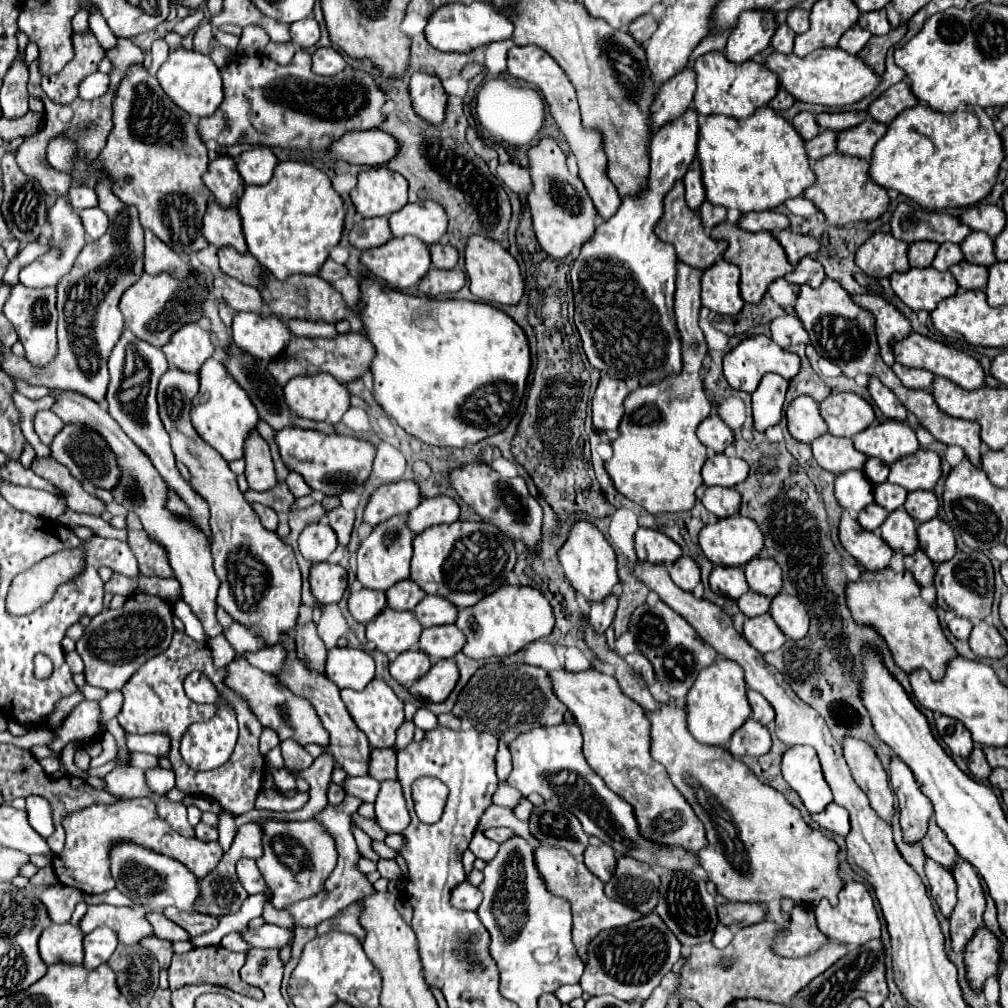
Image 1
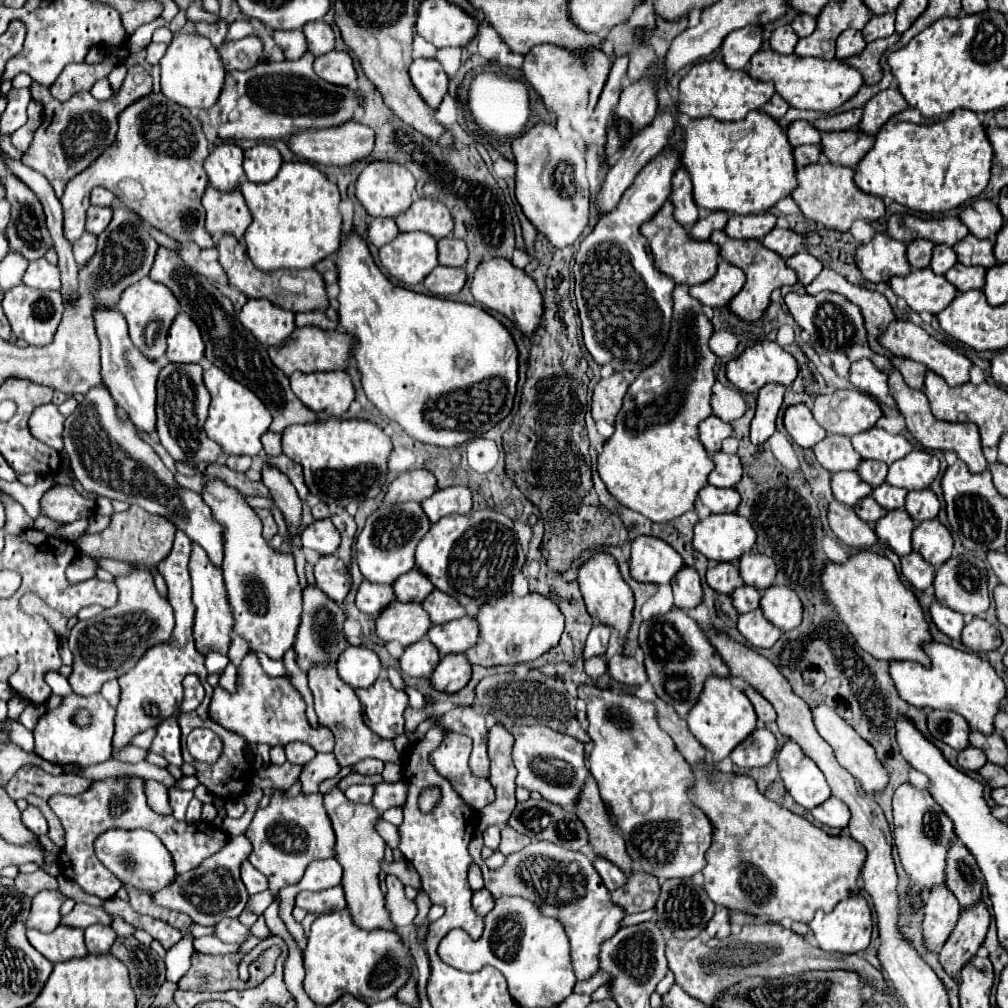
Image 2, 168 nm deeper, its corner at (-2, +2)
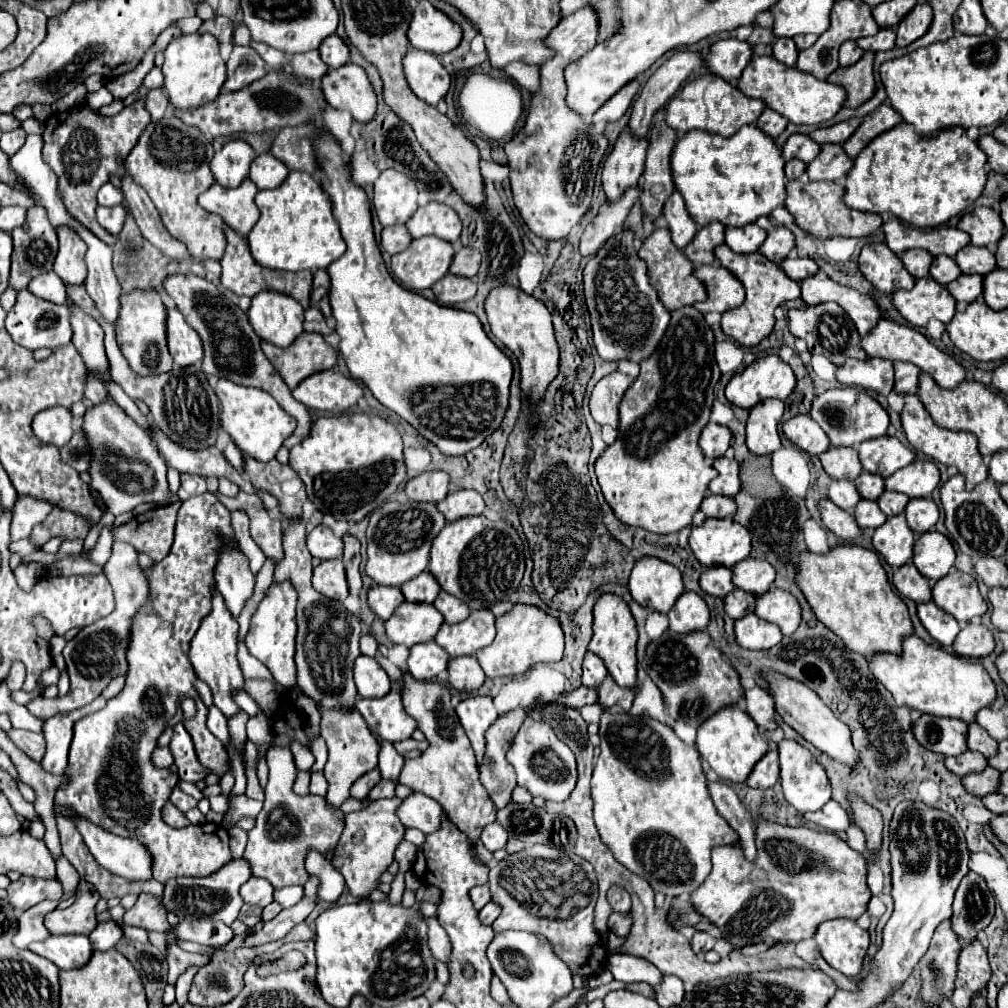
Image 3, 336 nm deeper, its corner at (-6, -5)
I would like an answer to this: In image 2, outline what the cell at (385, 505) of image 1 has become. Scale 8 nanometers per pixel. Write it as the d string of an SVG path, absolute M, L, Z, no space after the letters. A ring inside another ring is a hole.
M419 468L419 470L411 470L411 472L399 474L399 476L389 484L385 502L387 502L387 504L409 502L409 500L423 502L423 500L429 498L435 490L437 490L437 480L435 480L435 476L433 476L429 470Z

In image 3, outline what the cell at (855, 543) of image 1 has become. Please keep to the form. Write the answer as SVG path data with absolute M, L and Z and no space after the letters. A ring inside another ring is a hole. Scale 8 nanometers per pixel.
M829 499L819 503L819 511L823 517L823 525L835 533L841 541L853 541L857 537L861 537L861 527L857 525L855 517L839 507L835 507Z

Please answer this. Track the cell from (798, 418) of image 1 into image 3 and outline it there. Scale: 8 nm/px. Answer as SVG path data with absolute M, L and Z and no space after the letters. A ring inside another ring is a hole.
M795 415L783 423L783 435L803 451L811 455L819 455L829 447L827 435L809 415Z

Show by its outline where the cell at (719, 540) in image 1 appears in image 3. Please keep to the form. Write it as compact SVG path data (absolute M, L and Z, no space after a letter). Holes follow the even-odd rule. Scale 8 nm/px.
M705 519L701 527L693 527L689 545L699 563L733 567L749 555L751 535L733 519Z

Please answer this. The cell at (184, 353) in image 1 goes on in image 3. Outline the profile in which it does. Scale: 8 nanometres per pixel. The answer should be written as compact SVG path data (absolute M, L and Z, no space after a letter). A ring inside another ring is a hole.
M169 309L167 313L167 345L177 367L199 365L203 359L201 337L191 329L179 309Z

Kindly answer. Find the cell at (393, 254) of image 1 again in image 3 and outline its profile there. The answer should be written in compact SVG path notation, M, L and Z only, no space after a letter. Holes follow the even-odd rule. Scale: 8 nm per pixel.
M419 237L403 253L391 257L391 269L407 289L429 289L449 271L453 253L451 243L439 237Z

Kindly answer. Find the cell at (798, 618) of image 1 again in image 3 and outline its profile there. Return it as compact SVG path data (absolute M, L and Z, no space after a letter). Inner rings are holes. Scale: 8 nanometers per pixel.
M773 587L771 591L757 597L755 613L761 619L779 625L783 635L795 633L795 629L801 623L799 601L789 591L783 591L783 589L777 589L777 587Z

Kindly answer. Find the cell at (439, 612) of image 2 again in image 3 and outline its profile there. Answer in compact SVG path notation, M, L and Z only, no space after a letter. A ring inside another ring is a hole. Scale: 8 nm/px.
M441 591L441 593L437 595L437 599L433 601L433 605L435 605L435 609L443 615L445 623L449 623L449 625L463 621L463 619L469 615L467 603L463 603L463 601L457 599L457 597L451 597L451 595L445 593L445 591Z

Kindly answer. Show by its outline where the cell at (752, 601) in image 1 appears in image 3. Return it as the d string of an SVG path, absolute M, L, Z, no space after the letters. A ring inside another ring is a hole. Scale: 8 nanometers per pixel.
M741 589L731 591L725 599L725 611L733 619L755 613L755 595L751 595L747 591L741 591Z

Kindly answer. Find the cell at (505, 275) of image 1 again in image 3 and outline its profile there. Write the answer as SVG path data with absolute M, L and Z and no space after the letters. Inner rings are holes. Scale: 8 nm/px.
M499 285L491 289L485 301L485 313L491 325L493 335L503 341L505 347L509 347L521 365L521 389L531 397L539 399L547 385L555 379L557 367L559 367L559 349L553 335L551 325L551 313L547 311L545 303L535 299L533 295L521 291L519 287L511 285Z

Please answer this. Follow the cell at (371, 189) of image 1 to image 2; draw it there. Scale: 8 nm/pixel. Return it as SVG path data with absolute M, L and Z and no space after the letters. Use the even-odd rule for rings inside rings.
M371 162L363 168L355 194L371 216L395 218L403 214L415 192L415 178L395 162Z

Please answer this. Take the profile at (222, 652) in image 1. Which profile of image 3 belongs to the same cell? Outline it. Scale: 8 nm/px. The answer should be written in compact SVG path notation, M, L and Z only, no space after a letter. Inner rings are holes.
M196 679L194 687L195 689L197 689L197 692L200 695L202 701L205 703L205 705L207 707L210 707L213 704L213 696L208 685L200 679Z

